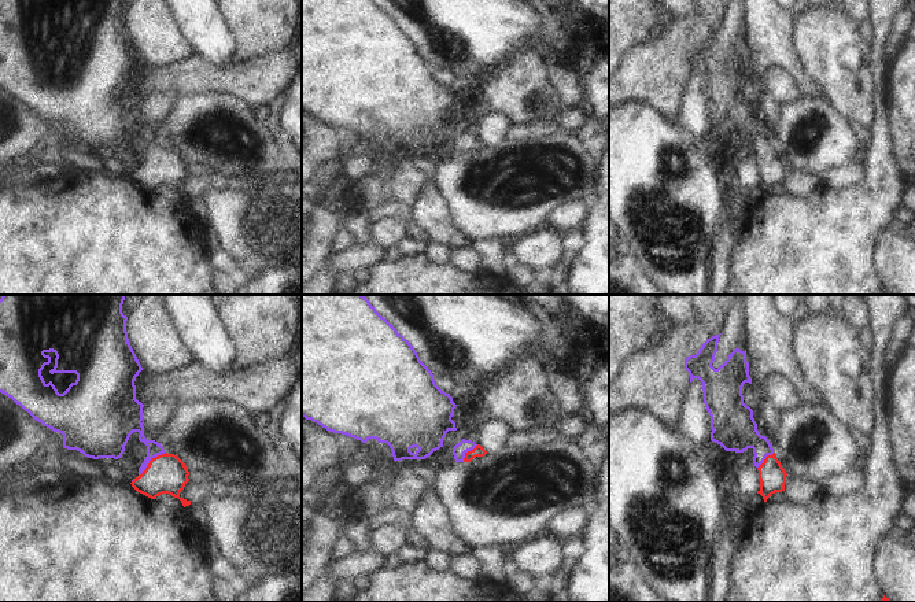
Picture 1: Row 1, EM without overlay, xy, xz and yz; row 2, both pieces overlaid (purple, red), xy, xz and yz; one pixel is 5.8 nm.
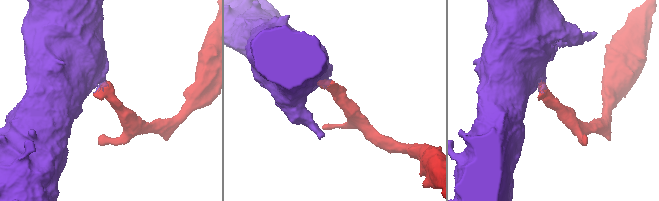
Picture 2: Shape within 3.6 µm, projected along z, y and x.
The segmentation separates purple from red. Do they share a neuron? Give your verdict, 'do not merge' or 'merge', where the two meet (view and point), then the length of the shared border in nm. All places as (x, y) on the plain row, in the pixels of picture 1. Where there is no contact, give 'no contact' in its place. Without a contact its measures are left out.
merge; meets purple in xy at (150, 152); contact 220 nm long

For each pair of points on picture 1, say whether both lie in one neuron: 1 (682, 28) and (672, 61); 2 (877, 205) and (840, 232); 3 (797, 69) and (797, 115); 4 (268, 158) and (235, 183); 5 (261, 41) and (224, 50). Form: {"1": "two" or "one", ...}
{"1": "one", "2": "one", "3": "two", "4": "two", "5": "two"}

